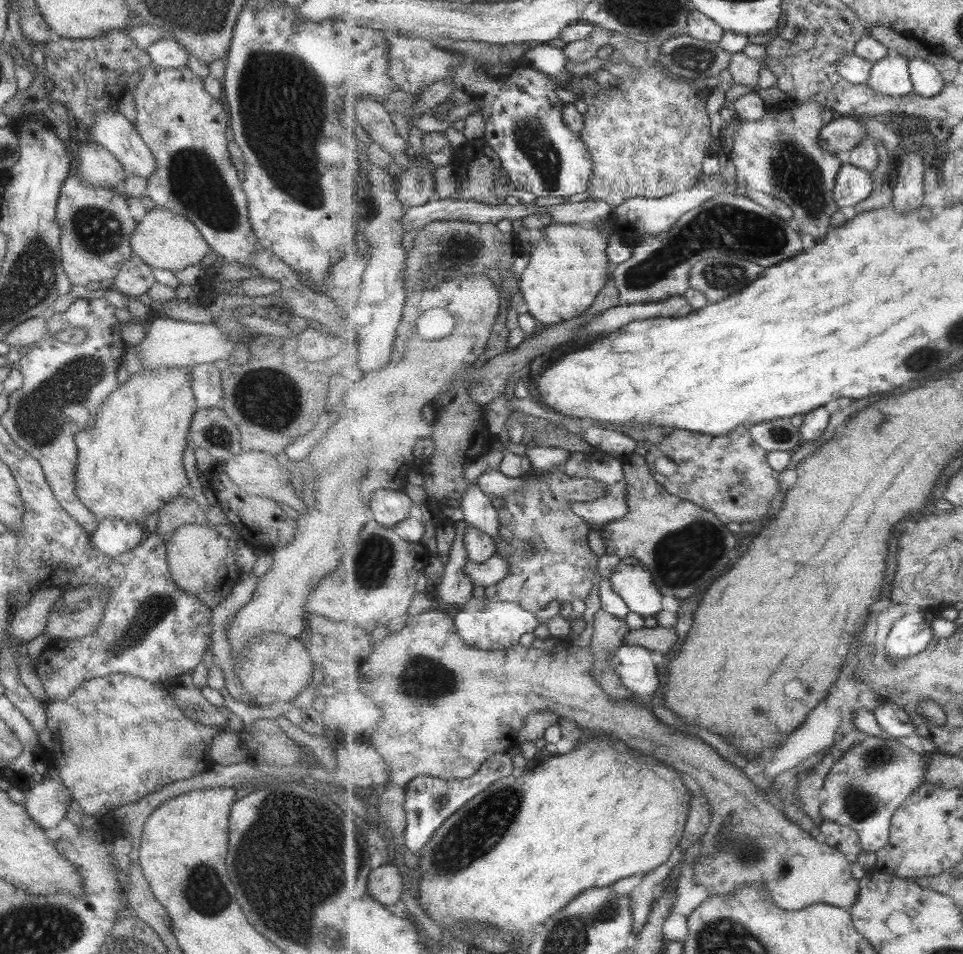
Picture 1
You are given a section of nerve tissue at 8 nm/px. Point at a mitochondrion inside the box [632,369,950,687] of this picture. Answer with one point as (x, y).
(678, 556)

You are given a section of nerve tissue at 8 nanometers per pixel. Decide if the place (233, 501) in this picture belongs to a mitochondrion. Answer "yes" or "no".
no

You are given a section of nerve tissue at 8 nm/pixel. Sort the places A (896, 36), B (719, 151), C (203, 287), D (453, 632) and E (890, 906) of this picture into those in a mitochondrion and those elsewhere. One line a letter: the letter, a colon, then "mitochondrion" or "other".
A: other
B: other
C: other
D: other
E: other

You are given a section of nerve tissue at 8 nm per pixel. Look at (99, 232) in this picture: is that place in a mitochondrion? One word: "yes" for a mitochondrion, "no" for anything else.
yes

